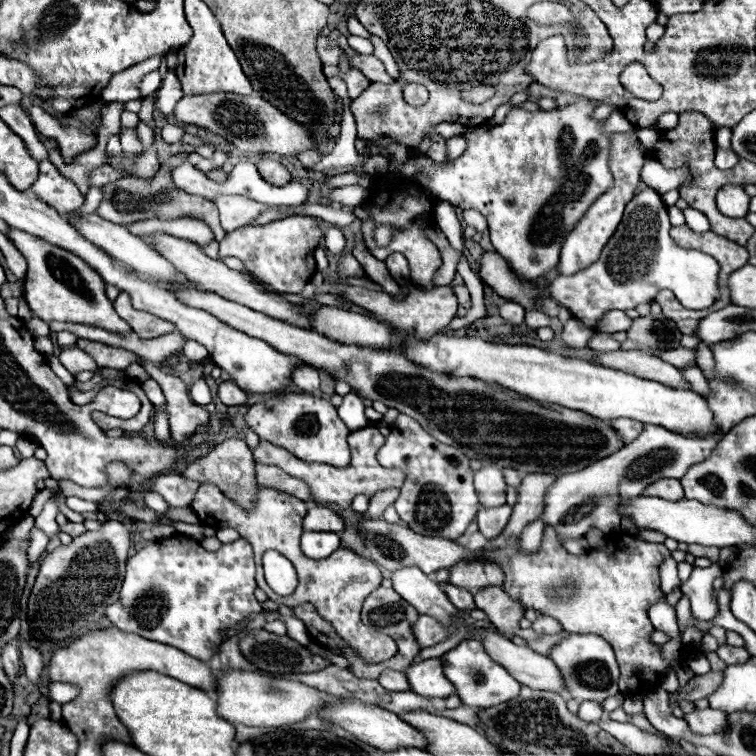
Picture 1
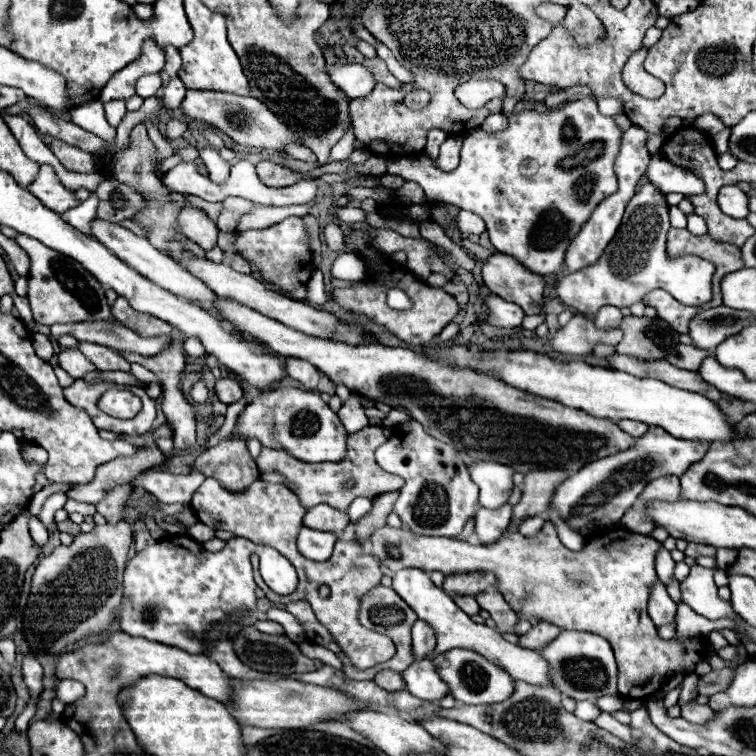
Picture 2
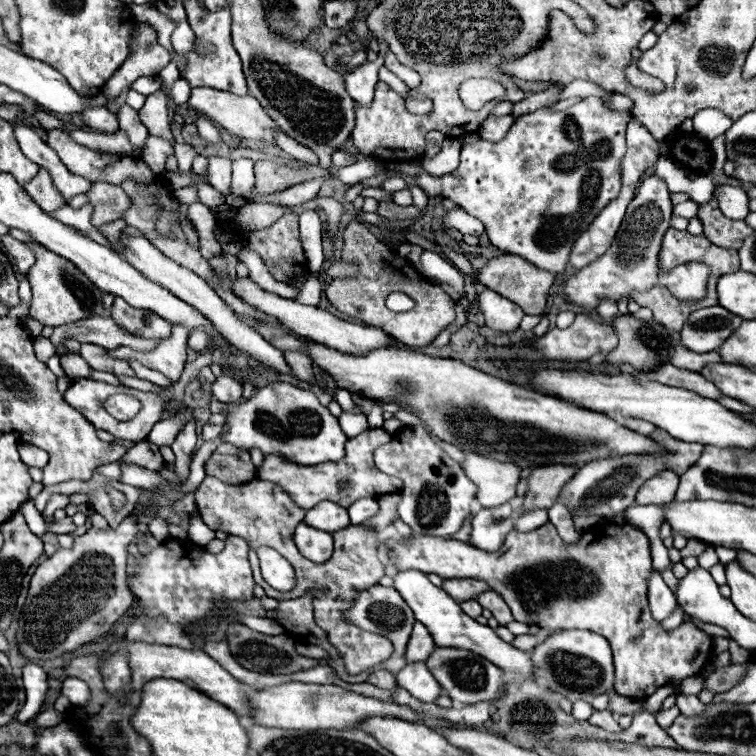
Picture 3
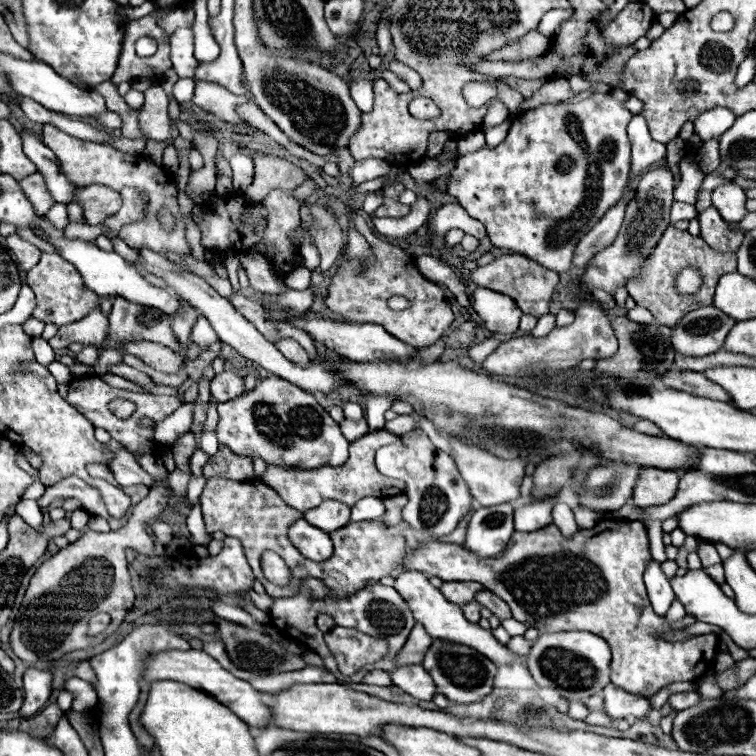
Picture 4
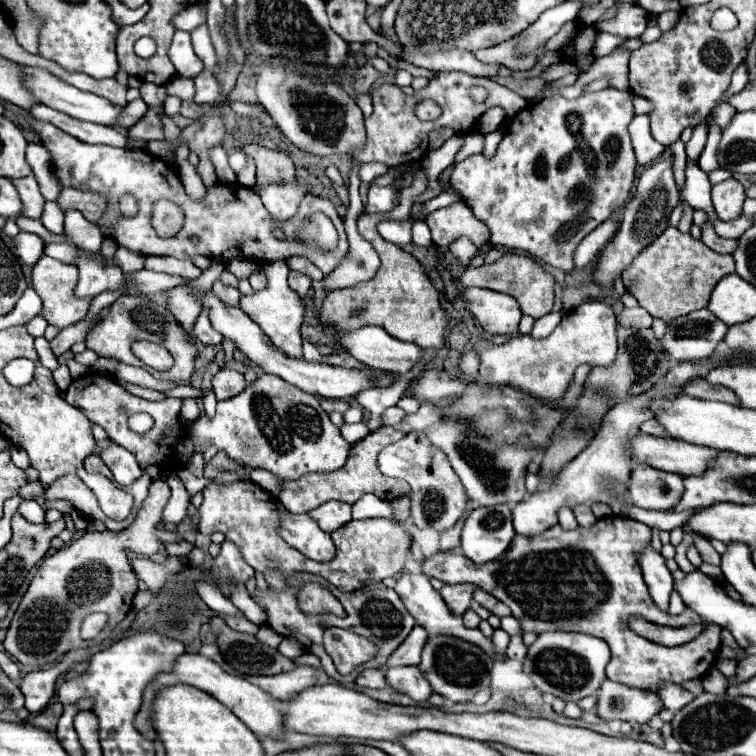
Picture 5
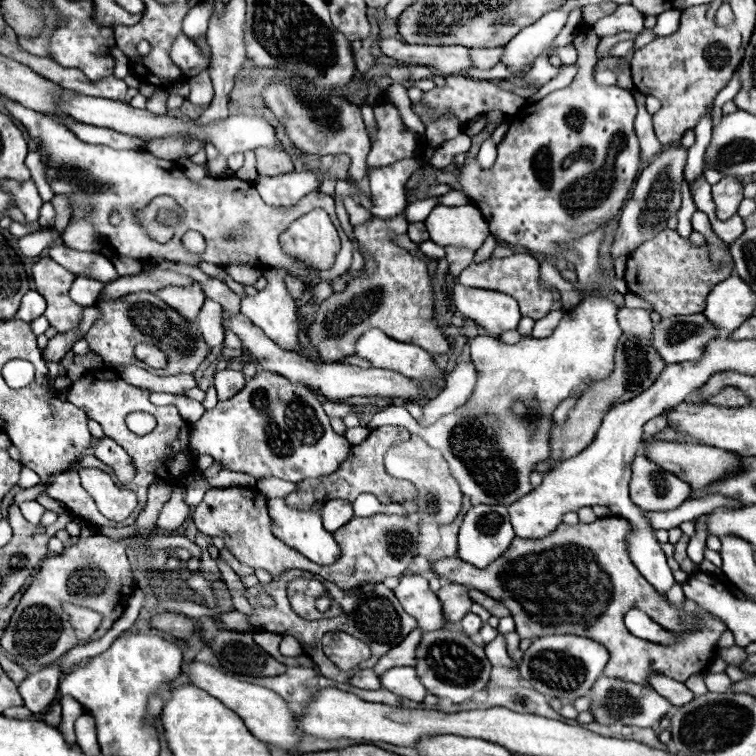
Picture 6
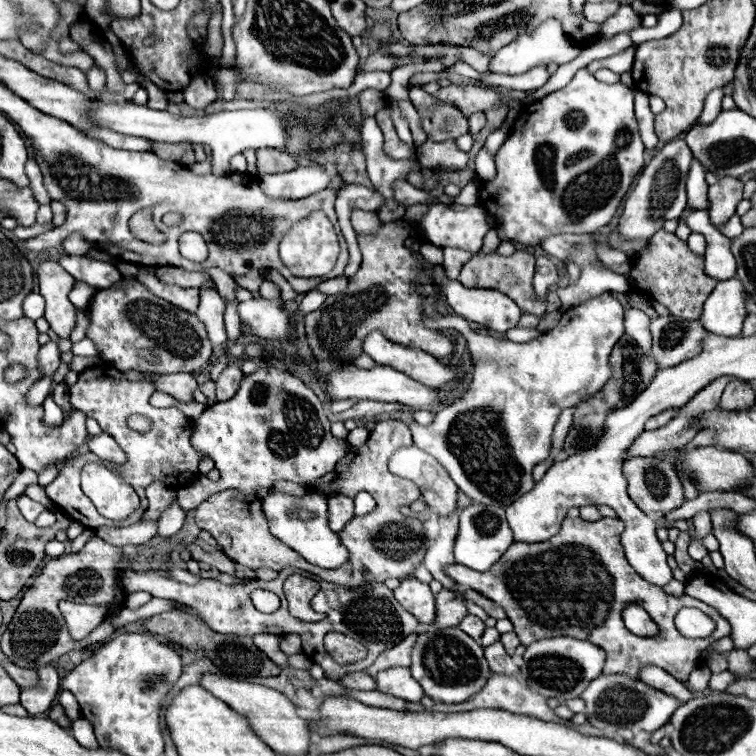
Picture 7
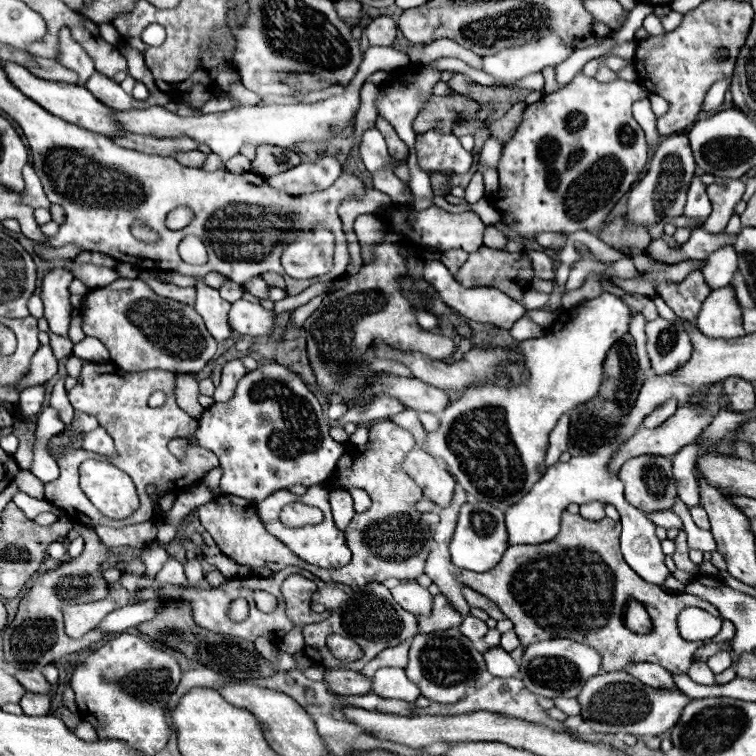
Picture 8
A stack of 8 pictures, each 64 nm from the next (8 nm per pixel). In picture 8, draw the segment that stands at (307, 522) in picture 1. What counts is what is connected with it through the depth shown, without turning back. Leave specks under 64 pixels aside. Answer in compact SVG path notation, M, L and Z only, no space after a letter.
M332 490L330 492L330 506L332 506L332 514L334 514L336 526L340 530L344 530L350 524L352 516L356 514L350 494L344 492L344 490Z

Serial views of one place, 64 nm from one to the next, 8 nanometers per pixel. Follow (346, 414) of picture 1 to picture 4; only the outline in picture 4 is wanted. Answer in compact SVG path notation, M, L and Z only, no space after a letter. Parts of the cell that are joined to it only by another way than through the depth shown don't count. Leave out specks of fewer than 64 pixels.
M344 418L344 422L340 424L340 428L342 428L342 434L344 434L350 442L354 442L354 440L358 440L358 438L362 438L364 434L370 432L364 418L362 418L362 420L346 420L346 418Z

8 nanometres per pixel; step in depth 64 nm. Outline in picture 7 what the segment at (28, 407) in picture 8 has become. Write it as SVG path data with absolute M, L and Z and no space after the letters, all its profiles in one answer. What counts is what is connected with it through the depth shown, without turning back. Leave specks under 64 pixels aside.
M48 376L36 382L26 394L27 403L31 406L41 405L52 390L52 381L53 378Z

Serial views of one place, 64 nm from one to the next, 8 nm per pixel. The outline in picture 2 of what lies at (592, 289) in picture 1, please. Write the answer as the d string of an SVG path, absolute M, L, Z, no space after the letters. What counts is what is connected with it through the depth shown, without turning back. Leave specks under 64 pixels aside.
M652 182L640 186L636 196L628 202L616 238L608 244L602 258L578 272L564 276L556 286L558 298L586 318L594 318L594 314L608 304L618 308L632 306L634 302L640 302L642 296L656 288L664 288L680 304L686 306L700 306L708 302L712 298L710 280L714 274L714 266L698 256L668 258L666 254L668 230L670 218L666 194Z

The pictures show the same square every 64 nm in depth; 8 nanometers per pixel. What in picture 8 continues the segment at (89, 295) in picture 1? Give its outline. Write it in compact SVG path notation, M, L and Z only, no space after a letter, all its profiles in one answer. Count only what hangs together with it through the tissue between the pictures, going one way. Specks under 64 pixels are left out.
M64 268L50 270L42 280L40 298L44 300L46 320L50 324L50 332L58 336L68 336L68 326L72 320L72 306L68 300L68 286L74 280L70 272Z

